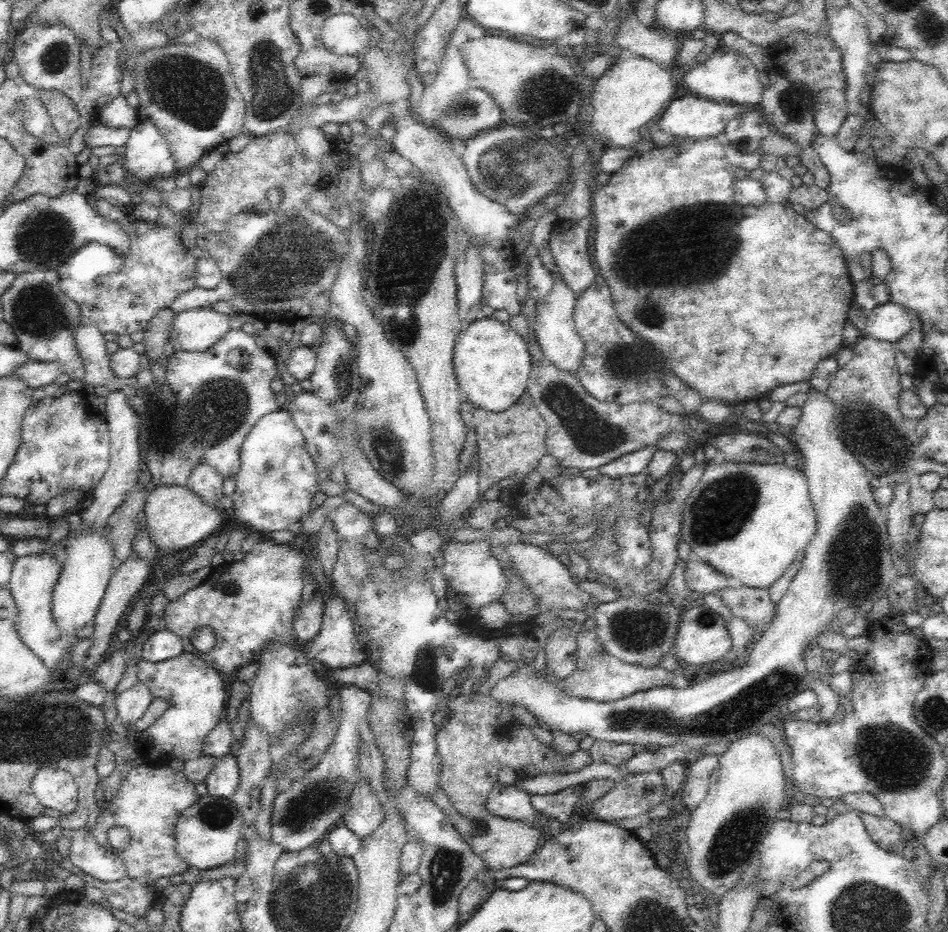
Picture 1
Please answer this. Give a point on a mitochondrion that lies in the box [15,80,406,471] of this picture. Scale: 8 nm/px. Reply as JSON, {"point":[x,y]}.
{"point":[285,262]}

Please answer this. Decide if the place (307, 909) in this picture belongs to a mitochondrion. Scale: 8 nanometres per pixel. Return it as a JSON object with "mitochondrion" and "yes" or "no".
{"mitochondrion":"yes"}

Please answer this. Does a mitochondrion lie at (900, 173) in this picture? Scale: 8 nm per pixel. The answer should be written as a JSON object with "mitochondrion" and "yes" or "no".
{"mitochondrion":"no"}

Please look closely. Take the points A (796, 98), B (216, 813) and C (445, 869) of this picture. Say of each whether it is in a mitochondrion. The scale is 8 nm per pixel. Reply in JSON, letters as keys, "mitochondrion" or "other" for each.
{"A":"mitochondrion","B":"mitochondrion","C":"mitochondrion"}

